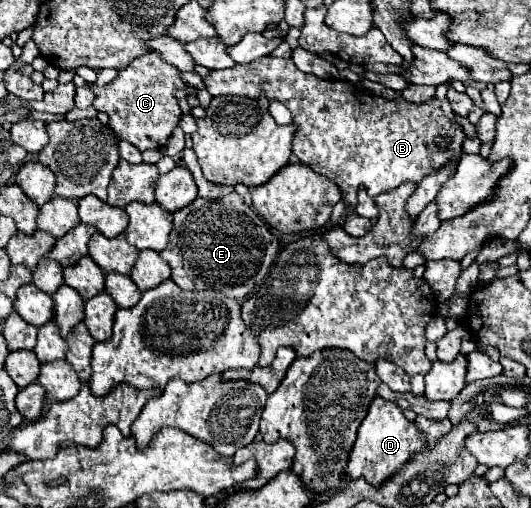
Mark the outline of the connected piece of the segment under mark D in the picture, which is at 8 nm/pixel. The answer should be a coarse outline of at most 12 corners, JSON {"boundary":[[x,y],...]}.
{"boundary":[[376,397],[348,457],[378,487],[422,451],[426,435]]}

